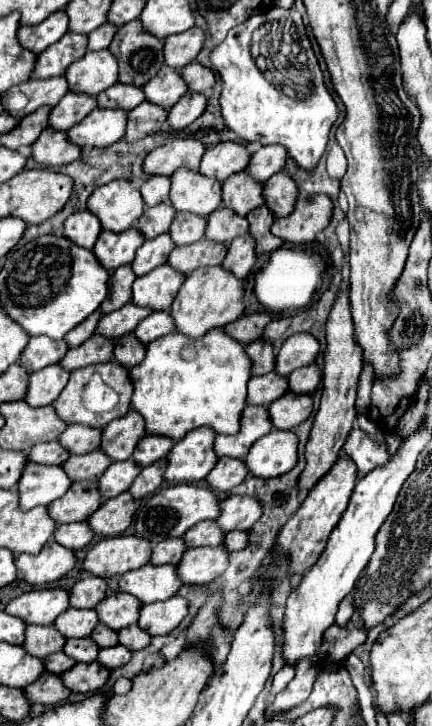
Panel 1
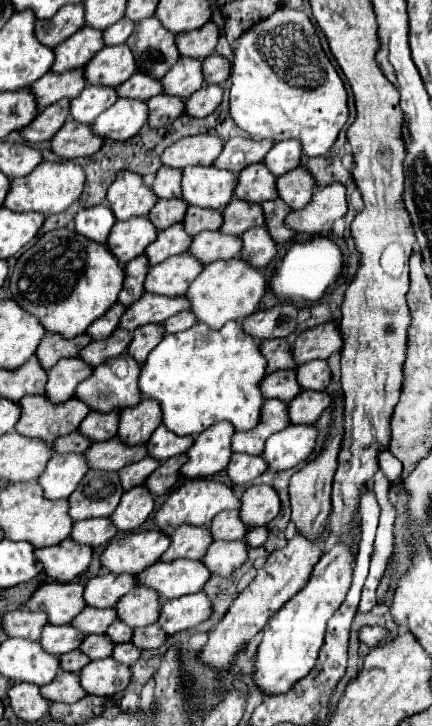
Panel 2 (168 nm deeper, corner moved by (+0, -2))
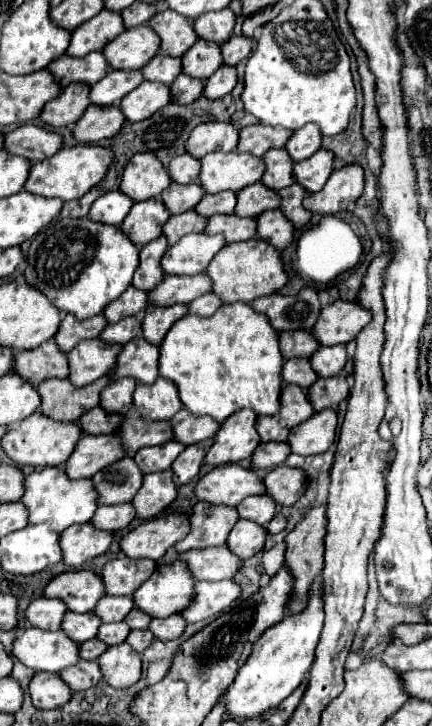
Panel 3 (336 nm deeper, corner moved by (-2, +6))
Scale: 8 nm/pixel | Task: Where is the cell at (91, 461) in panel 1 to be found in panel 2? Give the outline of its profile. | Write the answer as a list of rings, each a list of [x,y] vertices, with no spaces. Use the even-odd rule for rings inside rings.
[[[117,438],[105,440],[101,444],[91,444],[85,452],[85,460],[91,470],[105,470],[105,472],[117,472],[127,464],[139,462],[145,458],[145,446],[123,446]]]

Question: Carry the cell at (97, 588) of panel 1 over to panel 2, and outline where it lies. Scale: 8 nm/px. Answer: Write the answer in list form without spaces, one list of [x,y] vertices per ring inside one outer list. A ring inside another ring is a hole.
[[[111,572],[99,574],[85,584],[83,592],[85,604],[93,608],[113,608],[113,604],[133,588],[133,580],[135,576],[129,574],[121,576],[113,576]]]

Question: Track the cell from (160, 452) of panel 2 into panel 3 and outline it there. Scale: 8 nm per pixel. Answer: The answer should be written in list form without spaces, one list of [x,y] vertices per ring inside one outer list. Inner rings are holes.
[[[185,408],[179,410],[173,418],[171,418],[171,424],[173,424],[173,434],[175,434],[175,440],[183,442],[183,444],[195,444],[195,442],[201,442],[205,438],[213,438],[219,430],[219,422],[215,422],[215,418],[211,416],[195,416],[191,412],[187,412]]]

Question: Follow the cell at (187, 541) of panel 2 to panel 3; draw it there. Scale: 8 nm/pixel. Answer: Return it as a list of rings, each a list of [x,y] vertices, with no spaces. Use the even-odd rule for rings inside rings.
[[[197,502],[191,514],[191,532],[175,544],[177,552],[183,554],[193,548],[209,548],[227,542],[227,536],[239,520],[235,506]]]

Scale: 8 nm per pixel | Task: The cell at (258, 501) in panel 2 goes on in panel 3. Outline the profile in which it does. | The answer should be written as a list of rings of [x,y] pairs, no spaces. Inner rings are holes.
[[[279,466],[265,478],[267,494],[275,496],[275,500],[279,500],[281,506],[293,506],[305,492],[305,484],[307,484],[305,470],[289,466]]]

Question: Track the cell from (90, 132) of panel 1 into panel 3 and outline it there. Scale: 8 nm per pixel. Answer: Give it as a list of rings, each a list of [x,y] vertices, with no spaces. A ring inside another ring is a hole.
[[[143,82],[131,90],[119,104],[129,122],[139,122],[171,102],[171,86],[159,82]]]

